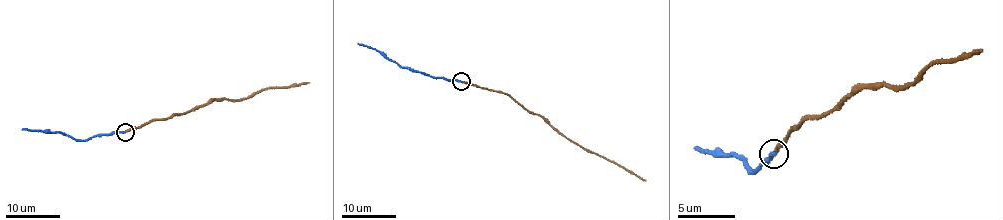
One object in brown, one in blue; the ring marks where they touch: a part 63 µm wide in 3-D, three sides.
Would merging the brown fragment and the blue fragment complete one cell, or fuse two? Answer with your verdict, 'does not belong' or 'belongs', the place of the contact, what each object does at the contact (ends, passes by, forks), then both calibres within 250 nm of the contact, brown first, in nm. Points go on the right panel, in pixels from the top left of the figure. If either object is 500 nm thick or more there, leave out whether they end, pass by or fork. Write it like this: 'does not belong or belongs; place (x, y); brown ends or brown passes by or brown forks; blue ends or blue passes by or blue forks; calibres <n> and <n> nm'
does not belong; place (773, 154); brown ends; blue ends; calibres 280 and 320 nm

